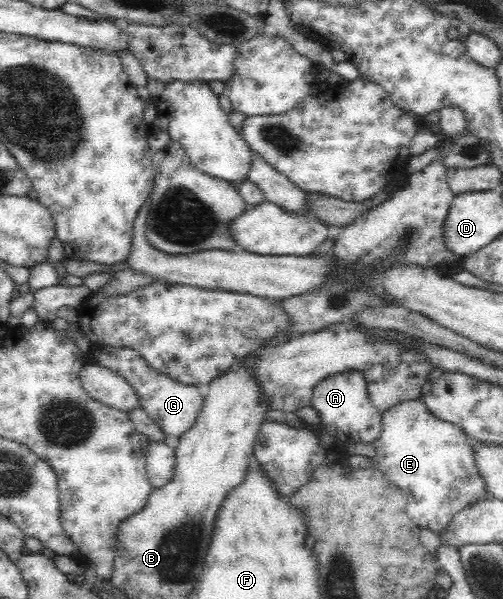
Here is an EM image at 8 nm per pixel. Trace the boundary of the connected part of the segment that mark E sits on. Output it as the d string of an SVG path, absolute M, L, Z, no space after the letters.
M420 398L407 400L389 408L382 413L381 420L381 434L375 442L372 442L375 456L371 460L371 465L381 471L393 487L397 487L405 494L407 516L421 530L429 529L440 535L448 528L449 522L457 512L484 500L487 487L475 465L473 442L458 424L435 418Z

